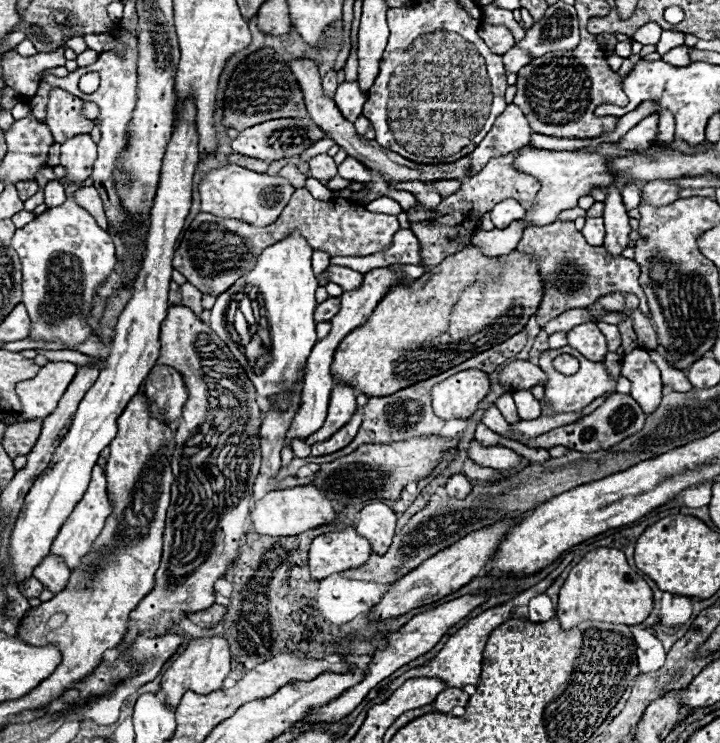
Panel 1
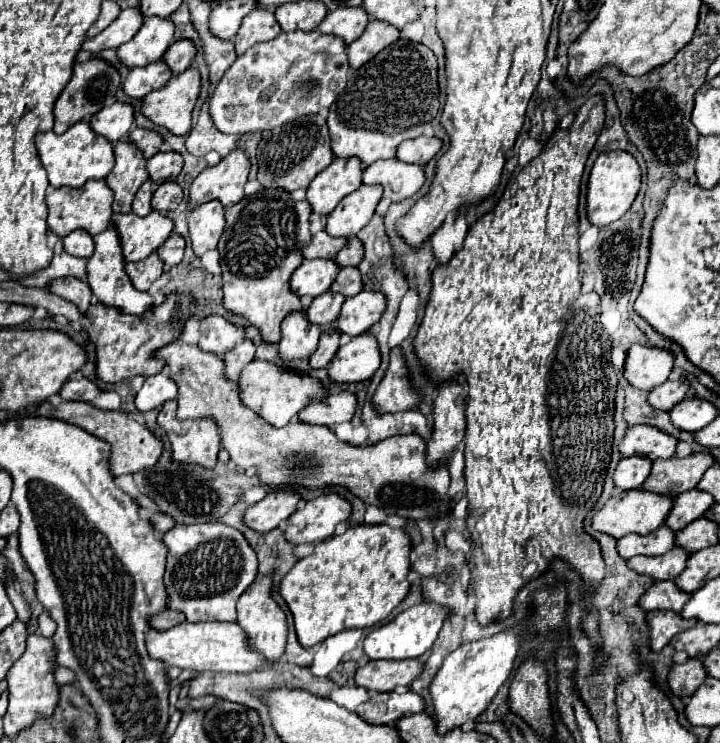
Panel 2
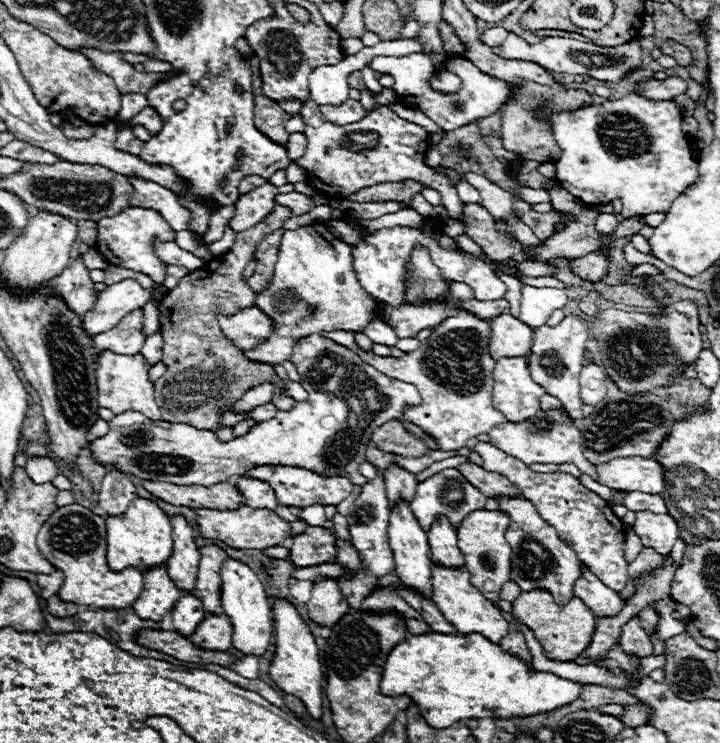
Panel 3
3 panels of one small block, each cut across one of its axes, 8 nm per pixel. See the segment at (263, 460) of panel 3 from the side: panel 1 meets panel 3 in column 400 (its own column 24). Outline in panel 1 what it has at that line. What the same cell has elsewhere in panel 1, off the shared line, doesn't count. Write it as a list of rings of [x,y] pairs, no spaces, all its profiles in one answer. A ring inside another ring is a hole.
[[[50,362],[40,368],[38,376],[16,384],[16,394],[22,400],[22,416],[26,420],[46,418],[66,392],[78,366],[70,362]]]

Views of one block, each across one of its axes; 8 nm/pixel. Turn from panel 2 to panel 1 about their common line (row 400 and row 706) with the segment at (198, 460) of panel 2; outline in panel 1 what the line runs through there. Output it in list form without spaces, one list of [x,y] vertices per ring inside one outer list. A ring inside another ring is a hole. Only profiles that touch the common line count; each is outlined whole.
[[[204,638],[204,640],[190,640],[186,650],[176,658],[172,668],[168,668],[162,676],[162,692],[166,696],[166,704],[174,710],[184,692],[194,690],[198,694],[210,694],[222,688],[222,680],[230,672],[230,650],[224,638]]]

